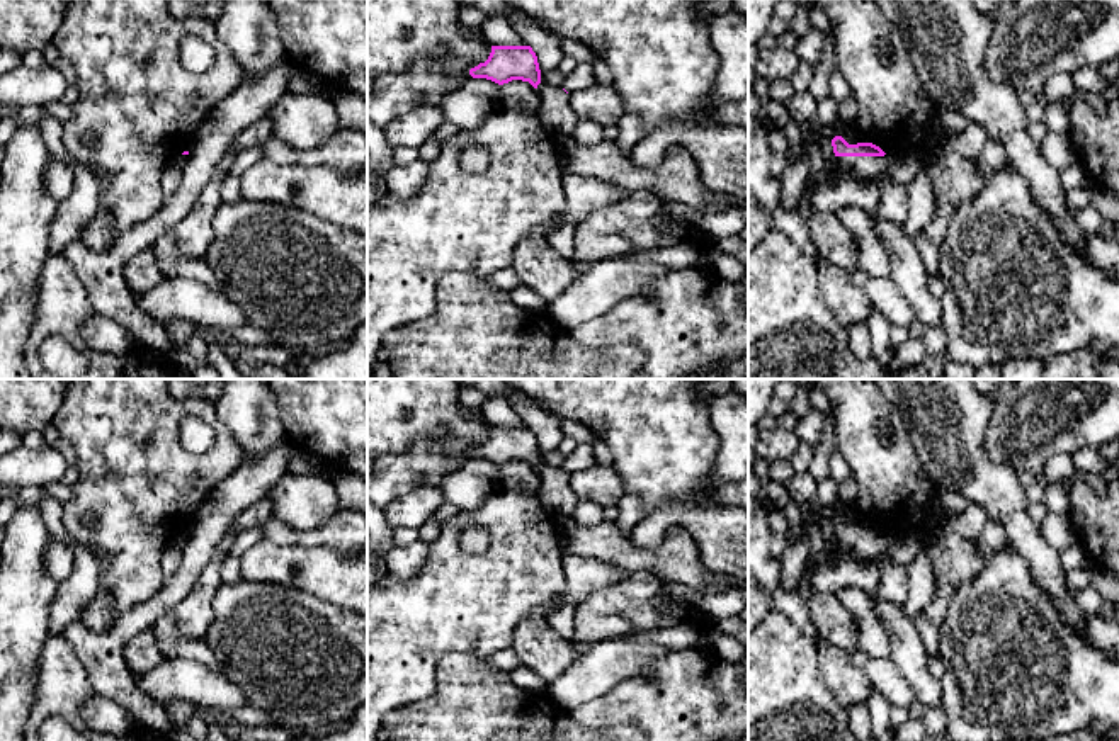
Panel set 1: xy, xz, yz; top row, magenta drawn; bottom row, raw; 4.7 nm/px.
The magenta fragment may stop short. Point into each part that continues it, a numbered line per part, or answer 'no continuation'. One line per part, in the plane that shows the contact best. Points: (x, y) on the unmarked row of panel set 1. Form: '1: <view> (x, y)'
1: yz (871, 548)

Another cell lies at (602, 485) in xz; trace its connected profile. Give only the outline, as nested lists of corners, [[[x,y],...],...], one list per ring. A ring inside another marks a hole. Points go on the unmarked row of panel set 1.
[[[599,466],[568,474],[570,488],[578,500],[590,500],[602,508],[616,506],[624,495],[621,476],[612,466]]]

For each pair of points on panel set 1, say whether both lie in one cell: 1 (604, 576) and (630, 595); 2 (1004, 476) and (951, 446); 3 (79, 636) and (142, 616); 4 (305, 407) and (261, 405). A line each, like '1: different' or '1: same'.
1: different
2: same
3: same
4: different

